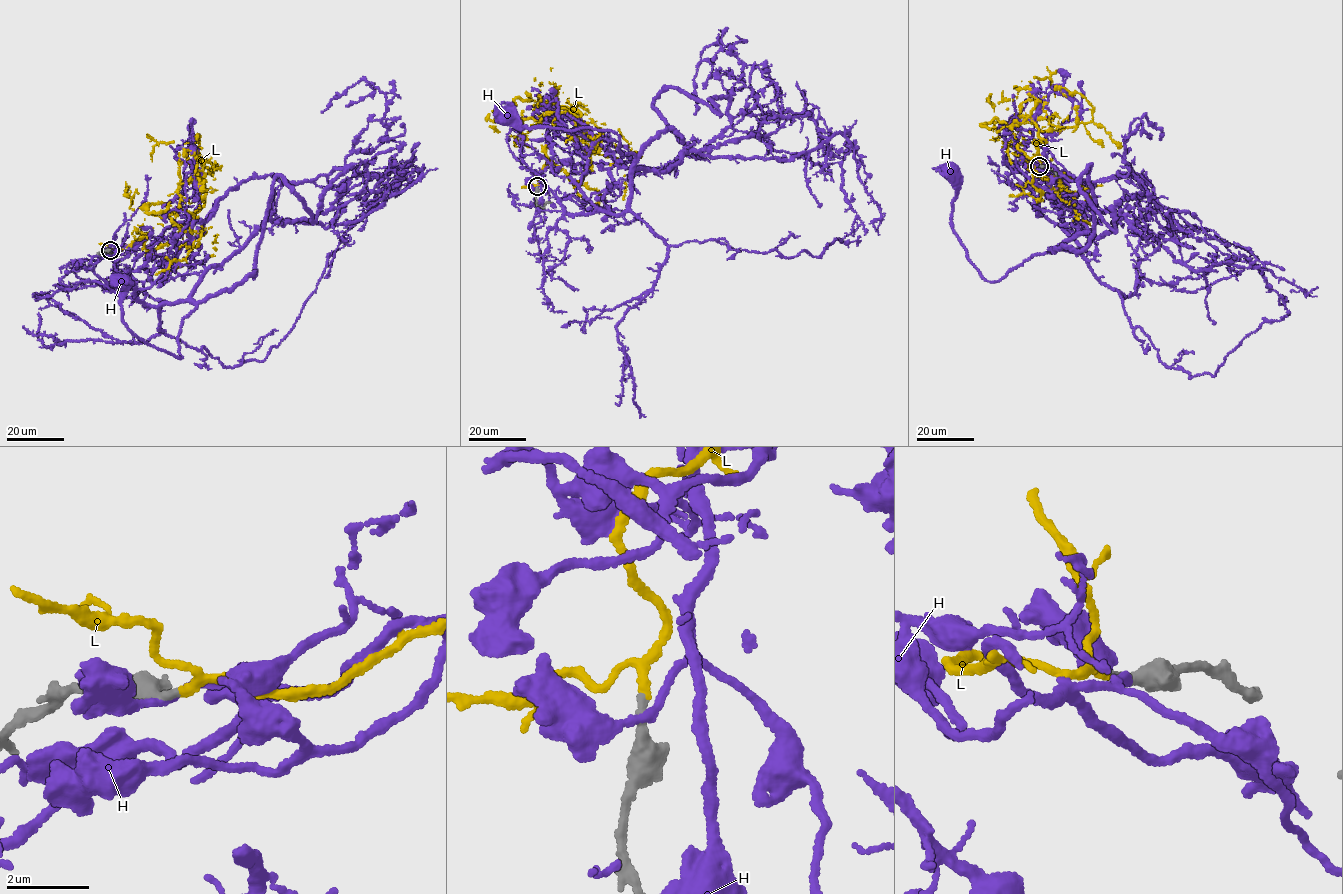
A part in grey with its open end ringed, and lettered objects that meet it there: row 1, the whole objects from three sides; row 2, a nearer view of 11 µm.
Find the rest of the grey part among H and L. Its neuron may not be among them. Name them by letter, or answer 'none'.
L

